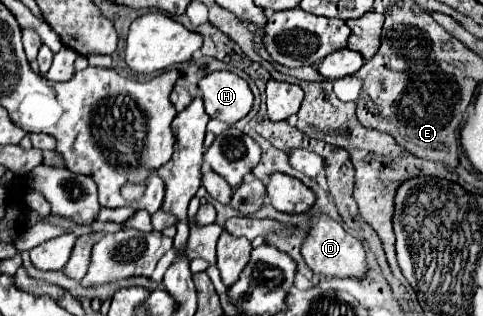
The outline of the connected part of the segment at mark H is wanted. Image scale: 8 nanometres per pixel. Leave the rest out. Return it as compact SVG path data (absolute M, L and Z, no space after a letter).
M214 71L200 79L198 83L206 113L212 119L220 119L234 125L238 119L246 117L252 109L254 95L244 79L230 71Z

